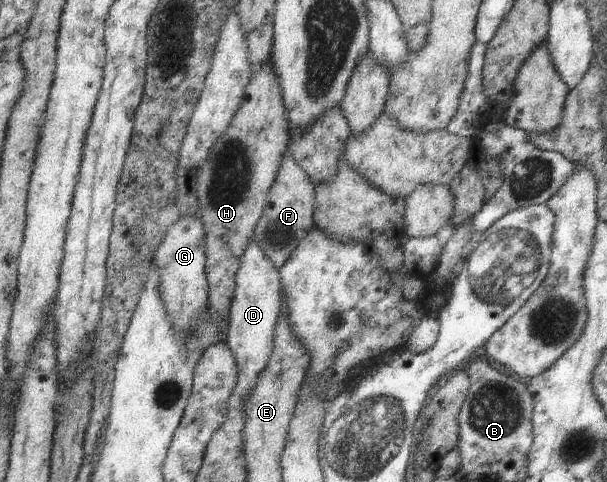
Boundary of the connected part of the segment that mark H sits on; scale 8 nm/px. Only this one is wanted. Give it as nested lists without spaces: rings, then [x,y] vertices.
[[[270,60],[262,70],[252,75],[250,85],[246,87],[246,97],[242,106],[235,114],[231,127],[217,142],[210,158],[201,164],[198,177],[197,197],[200,203],[200,220],[206,229],[207,275],[209,282],[209,305],[215,316],[229,318],[234,302],[236,275],[238,274],[242,257],[254,237],[255,228],[263,217],[270,201],[270,189],[278,178],[280,167],[288,154],[290,143],[289,112],[282,94],[282,85],[278,73]]]

